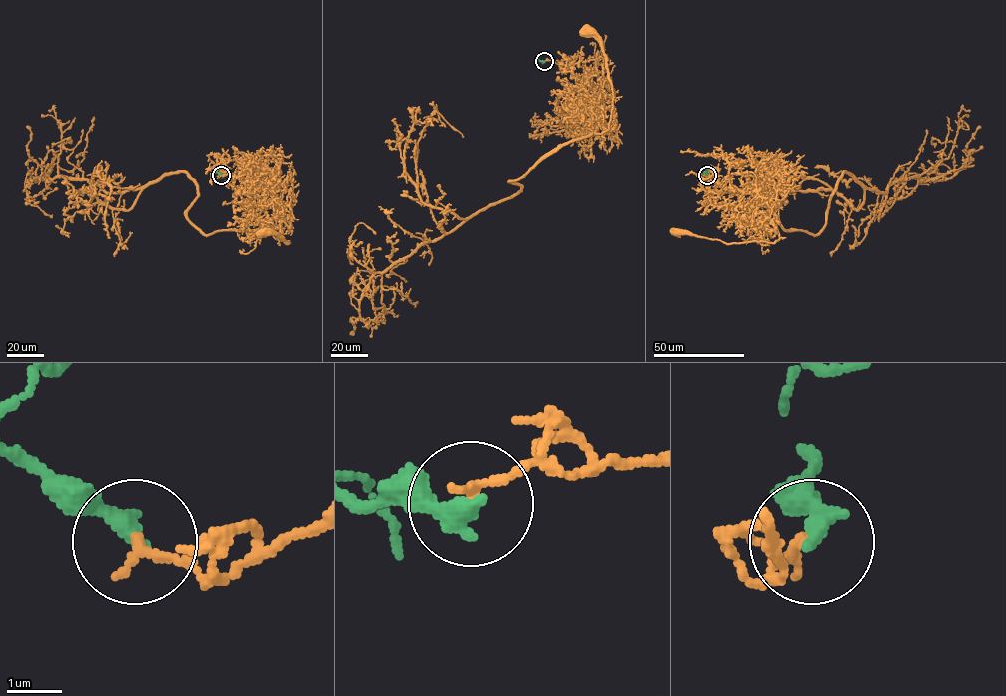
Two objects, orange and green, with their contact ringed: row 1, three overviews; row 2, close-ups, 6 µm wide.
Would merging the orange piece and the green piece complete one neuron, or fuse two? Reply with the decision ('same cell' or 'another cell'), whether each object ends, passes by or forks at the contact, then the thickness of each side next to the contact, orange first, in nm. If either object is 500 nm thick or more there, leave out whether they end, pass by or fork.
another cell | orange ends | green ends | 170/360 nm

